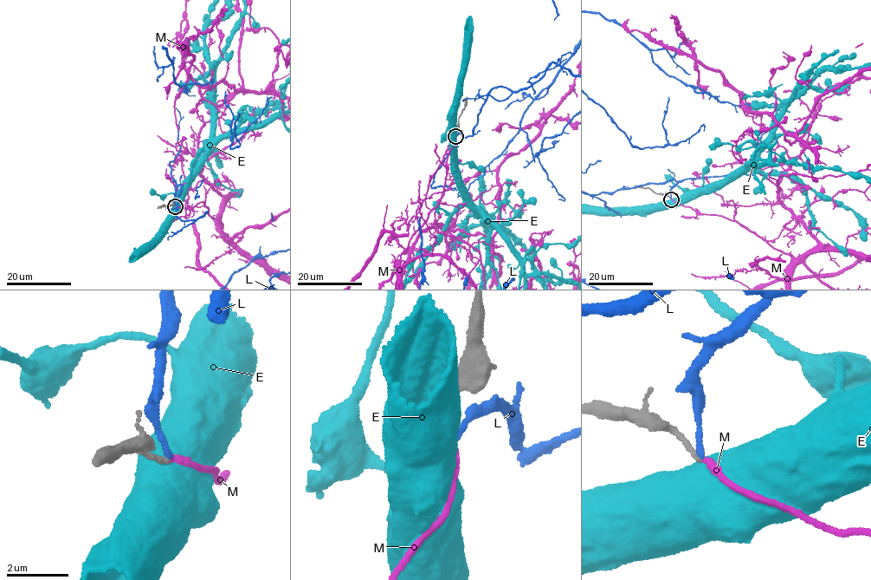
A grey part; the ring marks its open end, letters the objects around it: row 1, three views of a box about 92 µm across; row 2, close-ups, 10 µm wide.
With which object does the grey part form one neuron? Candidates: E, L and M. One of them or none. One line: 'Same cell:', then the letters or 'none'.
Same cell: M

